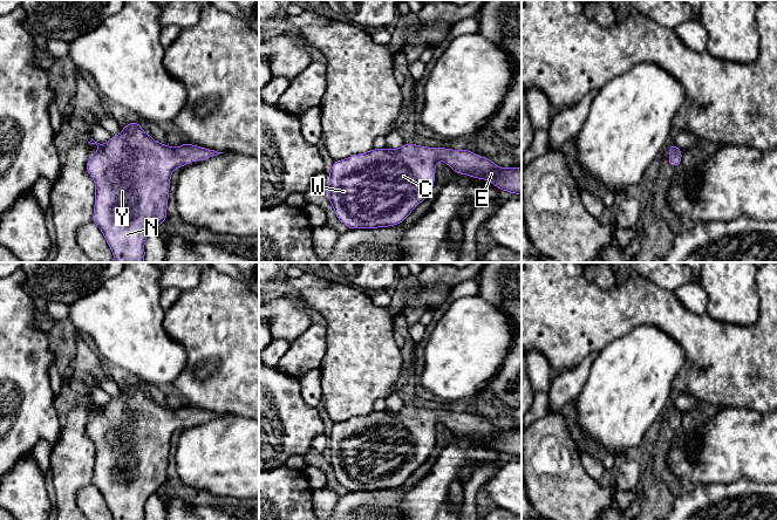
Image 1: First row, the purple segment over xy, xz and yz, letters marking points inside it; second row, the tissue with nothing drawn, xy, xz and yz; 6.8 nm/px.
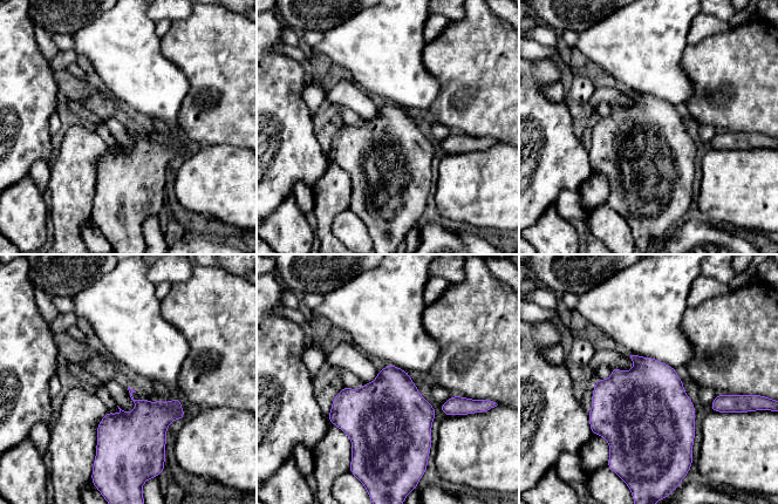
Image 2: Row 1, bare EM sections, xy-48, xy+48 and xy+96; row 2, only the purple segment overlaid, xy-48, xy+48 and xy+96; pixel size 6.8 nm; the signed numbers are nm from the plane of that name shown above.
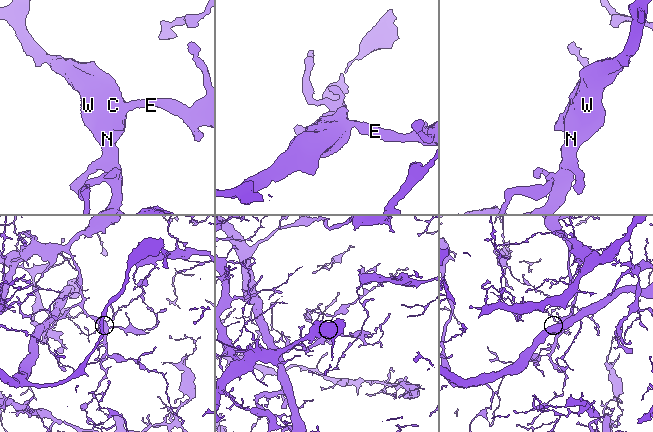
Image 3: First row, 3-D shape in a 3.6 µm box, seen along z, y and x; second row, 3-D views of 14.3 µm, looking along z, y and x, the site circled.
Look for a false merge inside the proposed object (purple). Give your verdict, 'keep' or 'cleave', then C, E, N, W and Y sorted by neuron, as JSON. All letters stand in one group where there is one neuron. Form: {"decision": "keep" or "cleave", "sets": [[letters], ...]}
{"decision": "keep", "sets": [["C", "E", "N", "W", "Y"]]}

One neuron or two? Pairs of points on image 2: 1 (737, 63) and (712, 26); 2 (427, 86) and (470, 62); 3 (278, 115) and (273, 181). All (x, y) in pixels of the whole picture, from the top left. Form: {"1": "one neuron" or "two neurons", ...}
{"1": "two neurons", "2": "two neurons", "3": "one neuron"}

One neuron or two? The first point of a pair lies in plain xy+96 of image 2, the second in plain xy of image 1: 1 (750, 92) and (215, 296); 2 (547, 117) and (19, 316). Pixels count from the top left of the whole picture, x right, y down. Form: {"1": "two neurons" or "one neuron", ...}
{"1": "one neuron", "2": "one neuron"}

